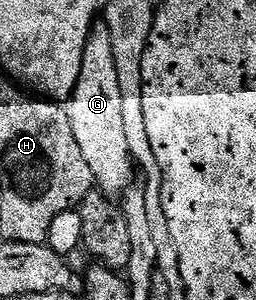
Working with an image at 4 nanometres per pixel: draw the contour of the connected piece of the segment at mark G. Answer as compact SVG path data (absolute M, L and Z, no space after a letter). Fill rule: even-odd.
M103 21L97 22L90 33L82 59L82 73L67 108L70 125L74 125L74 137L90 164L95 186L109 197L123 196L133 186L134 164L130 145L126 145L122 88L118 85L118 65L114 63L114 41L110 39L110 29Z

